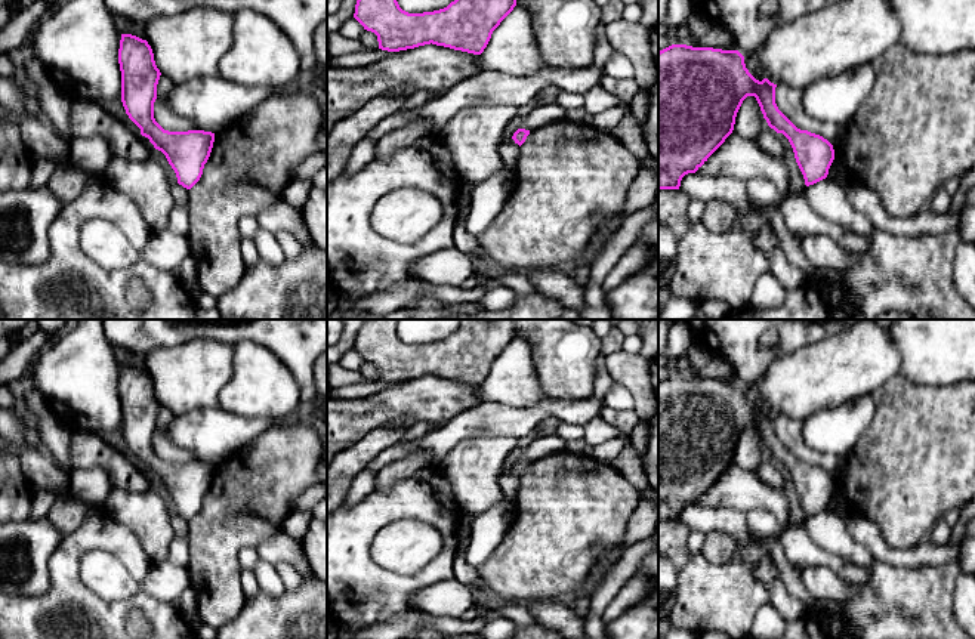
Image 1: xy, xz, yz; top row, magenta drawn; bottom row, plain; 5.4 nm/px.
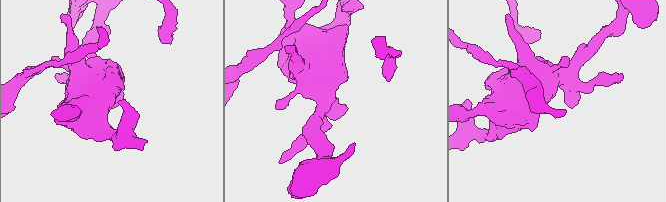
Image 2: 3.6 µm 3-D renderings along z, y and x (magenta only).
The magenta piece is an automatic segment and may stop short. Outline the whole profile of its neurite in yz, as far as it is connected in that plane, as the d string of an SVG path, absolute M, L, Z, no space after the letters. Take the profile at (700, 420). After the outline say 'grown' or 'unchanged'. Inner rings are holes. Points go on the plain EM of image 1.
M672 376L658 383L658 521L679 521L681 512L688 504L695 504L707 490L732 464L737 444L747 427L755 427L768 457L783 464L794 484L796 494L803 506L805 516L814 516L827 509L834 491L833 476L820 466L797 460L777 438L775 419L768 410L756 411L744 395L738 382L713 379L692 379Z; unchanged

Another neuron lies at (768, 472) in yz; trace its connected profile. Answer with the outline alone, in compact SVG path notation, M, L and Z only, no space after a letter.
M769 457L758 467L755 475L766 485L783 490L784 479L778 469L778 464Z

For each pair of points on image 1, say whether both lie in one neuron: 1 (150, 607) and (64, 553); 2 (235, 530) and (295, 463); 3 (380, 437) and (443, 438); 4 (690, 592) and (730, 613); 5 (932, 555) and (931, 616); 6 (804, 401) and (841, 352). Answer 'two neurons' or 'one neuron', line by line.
1: one neuron
2: one neuron
3: two neurons
4: one neuron
5: two neurons
6: one neuron

